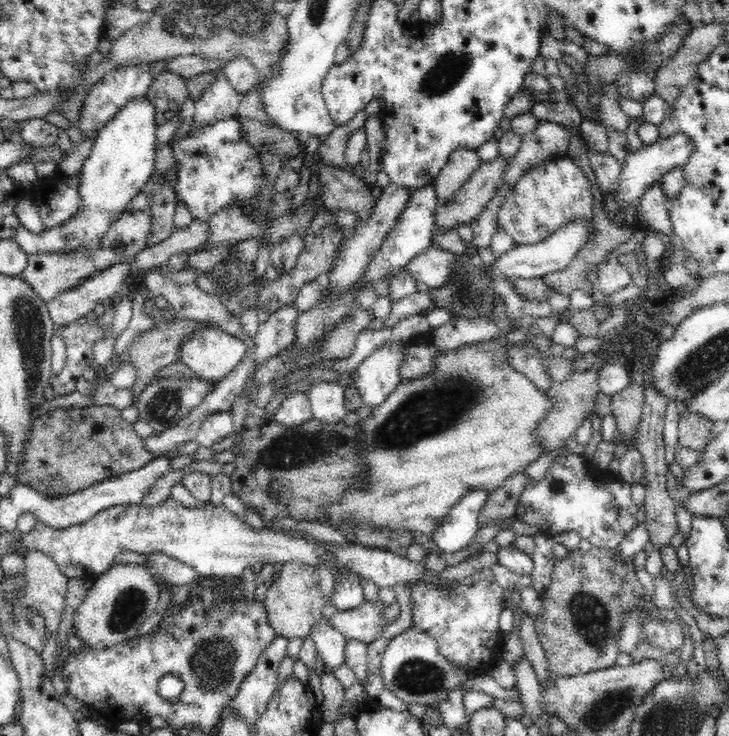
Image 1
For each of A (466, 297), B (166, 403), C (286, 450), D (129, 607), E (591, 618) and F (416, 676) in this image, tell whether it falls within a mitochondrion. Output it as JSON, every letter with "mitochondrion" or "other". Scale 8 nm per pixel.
{"A":"mitochondrion","B":"mitochondrion","C":"mitochondrion","D":"mitochondrion","E":"mitochondrion","F":"mitochondrion"}

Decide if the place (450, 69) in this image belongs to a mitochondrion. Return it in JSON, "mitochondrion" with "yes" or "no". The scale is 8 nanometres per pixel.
{"mitochondrion":"yes"}

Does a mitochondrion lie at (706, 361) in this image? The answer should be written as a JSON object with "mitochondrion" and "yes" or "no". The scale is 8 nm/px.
{"mitochondrion":"yes"}

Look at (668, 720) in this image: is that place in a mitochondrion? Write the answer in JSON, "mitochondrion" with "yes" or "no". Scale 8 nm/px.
{"mitochondrion":"yes"}

